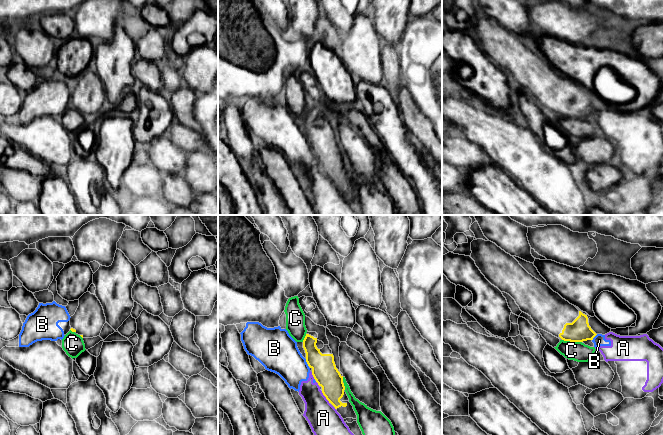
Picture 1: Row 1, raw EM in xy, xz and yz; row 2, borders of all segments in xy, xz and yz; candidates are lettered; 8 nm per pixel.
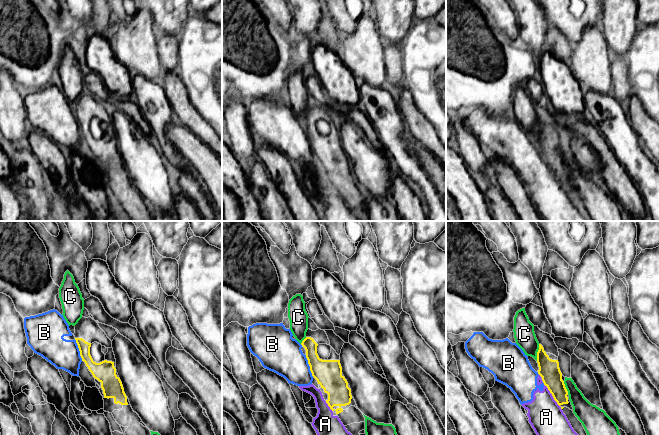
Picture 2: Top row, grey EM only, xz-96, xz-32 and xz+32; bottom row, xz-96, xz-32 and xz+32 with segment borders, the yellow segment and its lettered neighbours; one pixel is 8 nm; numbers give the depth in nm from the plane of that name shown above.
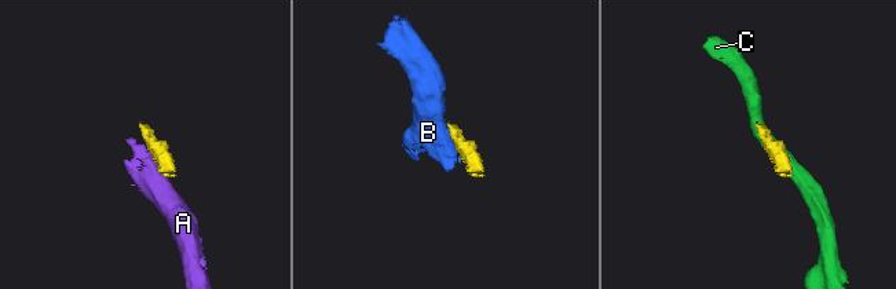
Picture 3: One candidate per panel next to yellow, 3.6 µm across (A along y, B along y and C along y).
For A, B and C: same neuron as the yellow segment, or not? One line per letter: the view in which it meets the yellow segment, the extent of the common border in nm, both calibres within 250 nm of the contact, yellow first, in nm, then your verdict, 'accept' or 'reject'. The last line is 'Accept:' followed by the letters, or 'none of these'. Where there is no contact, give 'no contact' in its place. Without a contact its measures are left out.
A: xz | 120 nm | 200/260 nm | reject
B: xz | 70 nm | 200/320 nm | reject
C: yz | 160 nm | 180/160 nm | reject
Accept: none of these

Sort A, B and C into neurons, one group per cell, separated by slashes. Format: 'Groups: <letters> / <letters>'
Groups: A B / C

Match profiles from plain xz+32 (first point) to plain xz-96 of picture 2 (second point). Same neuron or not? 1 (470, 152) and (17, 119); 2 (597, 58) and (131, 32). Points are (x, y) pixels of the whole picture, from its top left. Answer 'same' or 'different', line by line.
1: same
2: same

